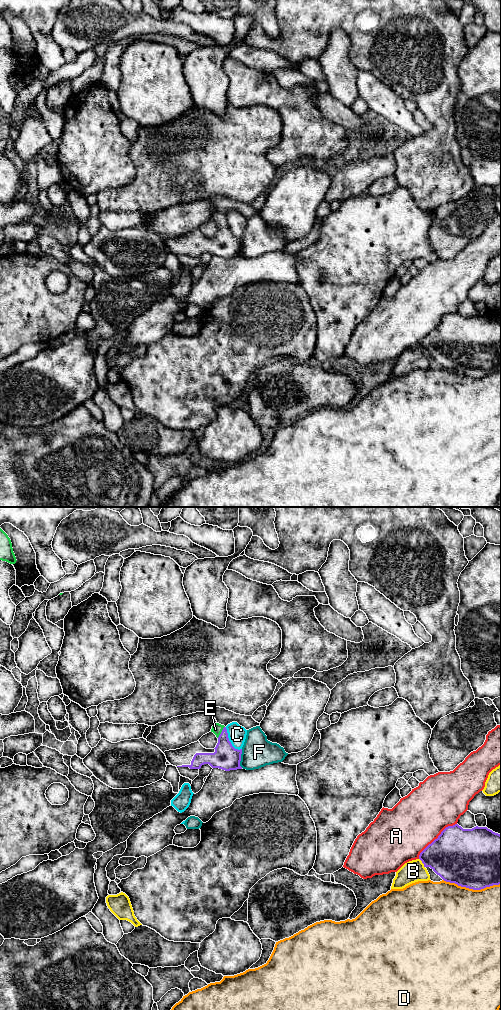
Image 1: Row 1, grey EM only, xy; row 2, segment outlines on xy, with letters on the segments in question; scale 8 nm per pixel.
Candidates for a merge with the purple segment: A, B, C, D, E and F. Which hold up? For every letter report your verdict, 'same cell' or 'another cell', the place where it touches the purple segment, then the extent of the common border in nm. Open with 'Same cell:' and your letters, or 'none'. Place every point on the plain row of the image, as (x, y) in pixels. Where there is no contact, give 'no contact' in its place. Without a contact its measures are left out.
Same cell: E
A: another cell; contact xy (437, 326); length 420 nm
B: another cell; contact xy (422, 350); length 90 nm
C: another cell; contact xy (229, 229); length 220 nm
D: another cell; contact xy (472, 376); length 460 nm
E: same cell; contact xy (221, 220); length 110 nm
F: another cell; contact xy (240, 246); length 150 nm

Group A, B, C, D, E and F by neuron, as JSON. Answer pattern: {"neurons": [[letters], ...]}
{"neurons": [["A"], ["B"], ["C"], ["D"], ["E"], ["F"]]}

